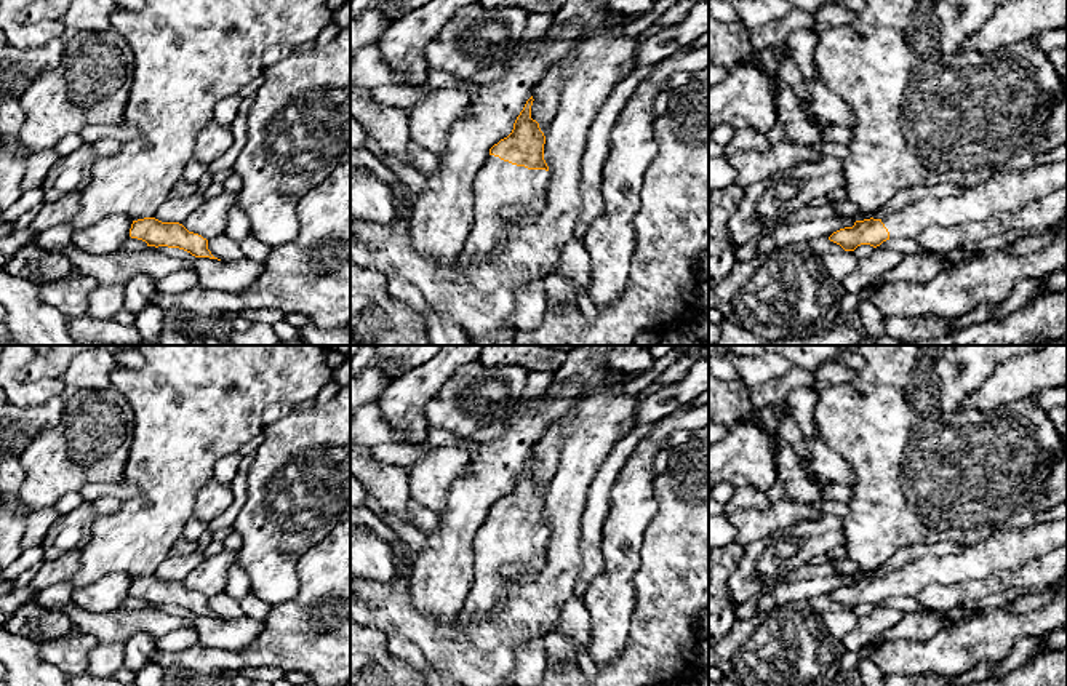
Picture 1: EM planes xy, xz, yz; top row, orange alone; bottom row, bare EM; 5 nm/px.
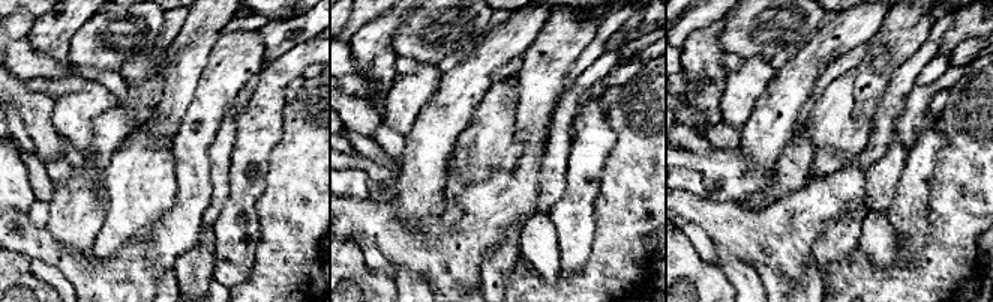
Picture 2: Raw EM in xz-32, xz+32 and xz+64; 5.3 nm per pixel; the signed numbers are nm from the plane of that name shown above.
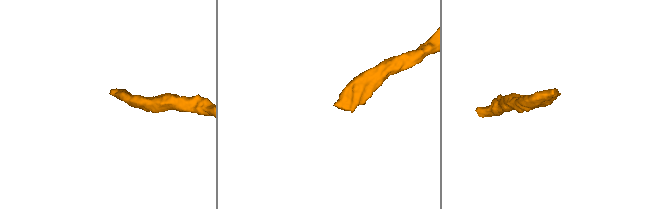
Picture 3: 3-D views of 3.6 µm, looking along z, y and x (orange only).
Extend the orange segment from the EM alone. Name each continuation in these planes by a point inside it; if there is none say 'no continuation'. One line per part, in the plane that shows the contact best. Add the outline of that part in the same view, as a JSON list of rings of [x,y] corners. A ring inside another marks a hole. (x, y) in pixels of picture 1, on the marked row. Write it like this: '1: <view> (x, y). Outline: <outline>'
1: xz (498, 184). Outline: [[[488,155],[472,189],[472,225],[461,253],[461,269],[467,272],[499,249],[510,233],[504,208],[518,208],[523,222],[534,221],[544,206],[549,171],[517,166]]]

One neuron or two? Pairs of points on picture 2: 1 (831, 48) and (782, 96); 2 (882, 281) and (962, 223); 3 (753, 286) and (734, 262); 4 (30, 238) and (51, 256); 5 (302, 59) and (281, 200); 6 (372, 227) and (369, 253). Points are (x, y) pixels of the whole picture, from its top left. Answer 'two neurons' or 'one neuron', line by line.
1: one neuron
2: one neuron
3: one neuron
4: one neuron
5: two neurons
6: two neurons

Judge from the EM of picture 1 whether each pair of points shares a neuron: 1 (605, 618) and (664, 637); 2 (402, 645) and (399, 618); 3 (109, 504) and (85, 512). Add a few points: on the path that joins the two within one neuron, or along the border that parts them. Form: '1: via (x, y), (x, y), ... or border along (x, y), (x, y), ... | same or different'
1: border along (634, 589), (629, 638), (611, 659) | different
2: border along (387, 632), (397, 632), (411, 640), (429, 659) | different
3: border along (91, 504), (98, 514) | different

